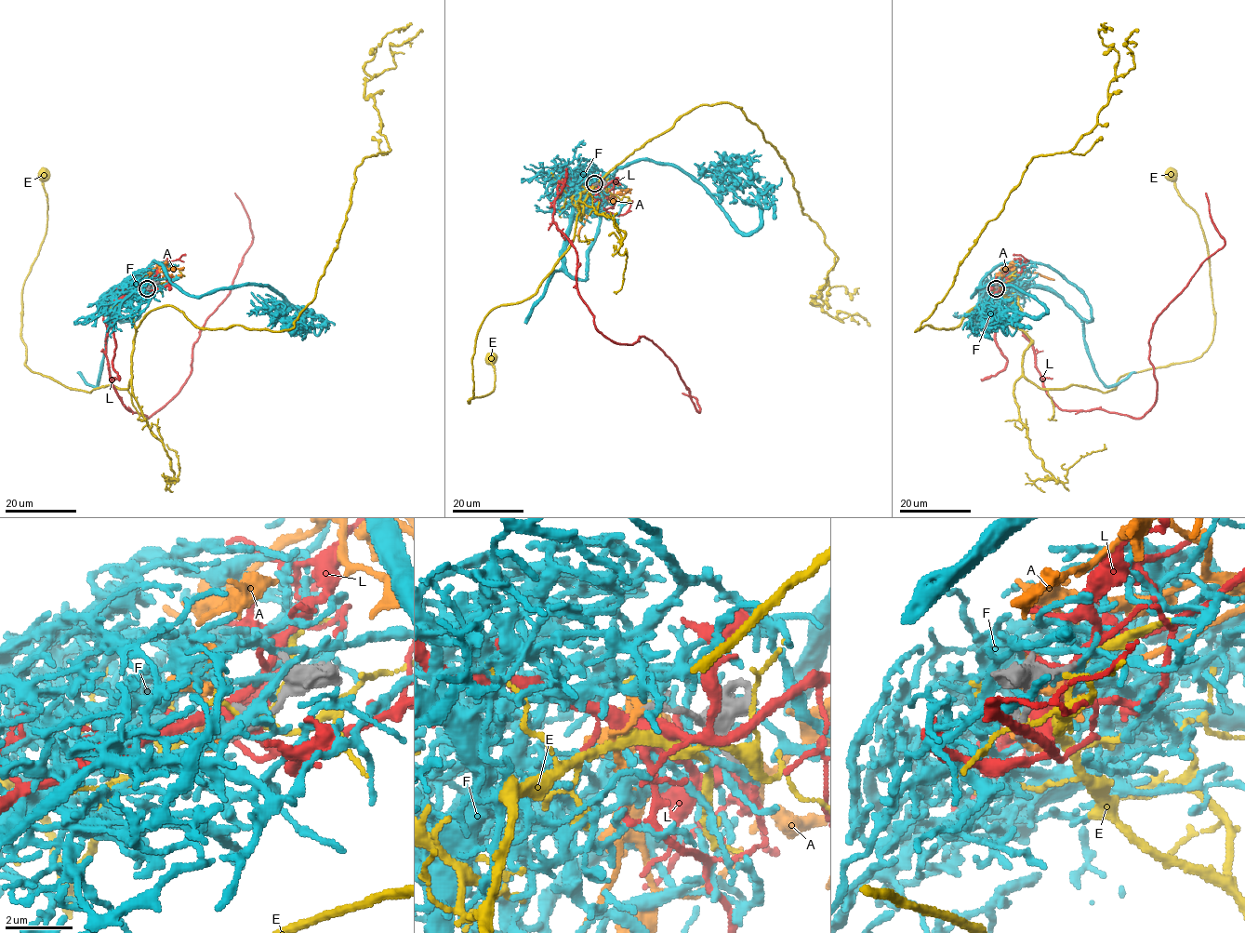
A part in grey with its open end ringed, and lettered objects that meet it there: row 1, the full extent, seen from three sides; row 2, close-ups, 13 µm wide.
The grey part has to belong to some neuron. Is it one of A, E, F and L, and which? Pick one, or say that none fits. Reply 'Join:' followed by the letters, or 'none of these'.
Join: A

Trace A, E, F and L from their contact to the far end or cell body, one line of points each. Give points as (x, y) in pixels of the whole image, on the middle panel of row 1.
A: (594, 183), (589, 209), (603, 199), (615, 183), (621, 189), (629, 189)
E: (596, 183), (581, 194), (573, 241), (535, 294), (494, 308), (483, 318), (469, 402), (494, 390), (490, 358)
F: (596, 182), (587, 203), (598, 213), (618, 168), (680, 166), (753, 232), (759, 189), (744, 170), (694, 164)
L: (594, 184), (562, 179), (554, 206), (577, 256), (577, 290), (613, 340), (651, 339), (699, 412), (682, 393)

